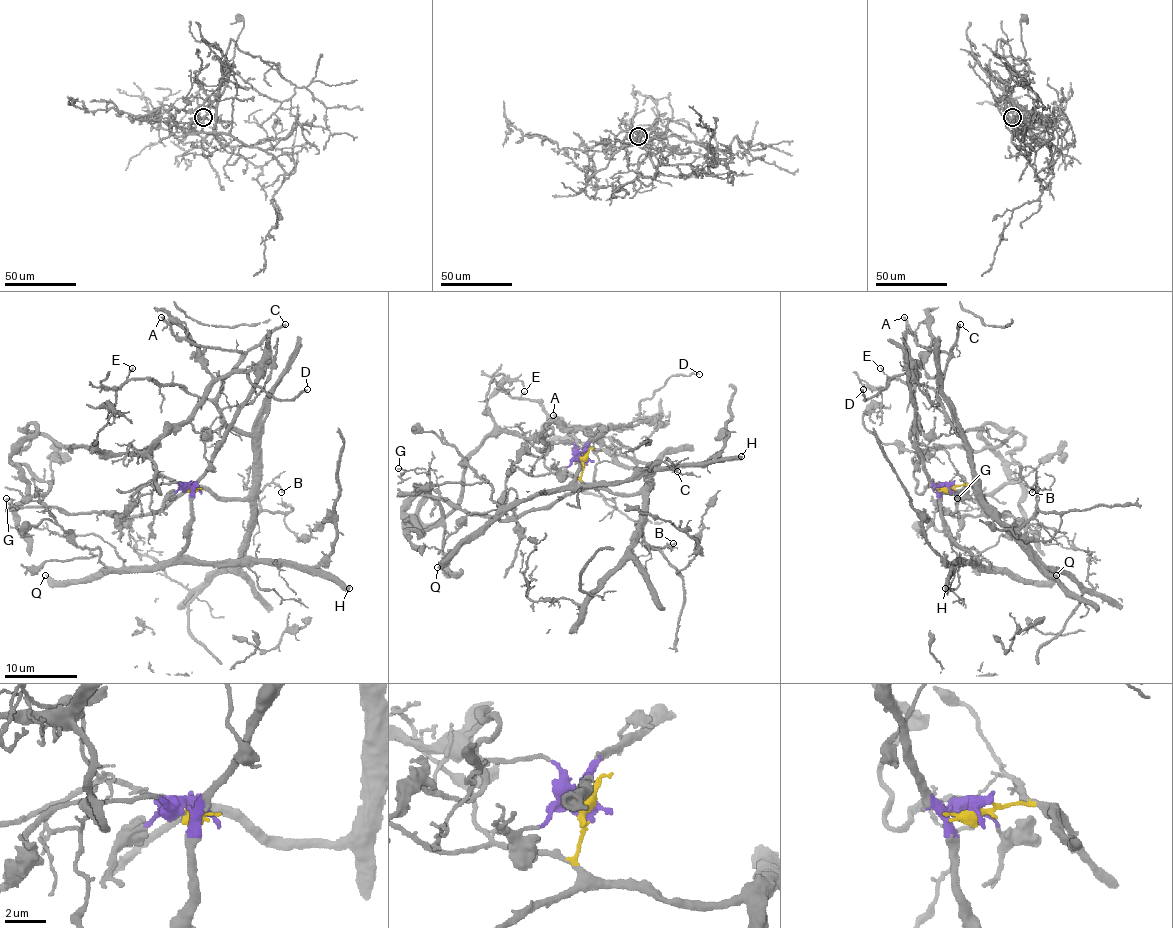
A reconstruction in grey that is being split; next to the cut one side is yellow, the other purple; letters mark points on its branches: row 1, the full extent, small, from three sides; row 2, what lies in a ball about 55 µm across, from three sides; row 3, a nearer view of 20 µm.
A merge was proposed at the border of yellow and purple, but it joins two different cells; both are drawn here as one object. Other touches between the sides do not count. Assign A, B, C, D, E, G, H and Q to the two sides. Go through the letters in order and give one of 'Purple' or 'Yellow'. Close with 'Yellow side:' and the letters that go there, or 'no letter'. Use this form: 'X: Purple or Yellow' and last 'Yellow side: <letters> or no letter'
A: Yellow
B: Yellow
C: Yellow
D: Purple
E: Yellow
G: Yellow
H: Purple
Q: Purple
Yellow side: A, B, C, E, G

